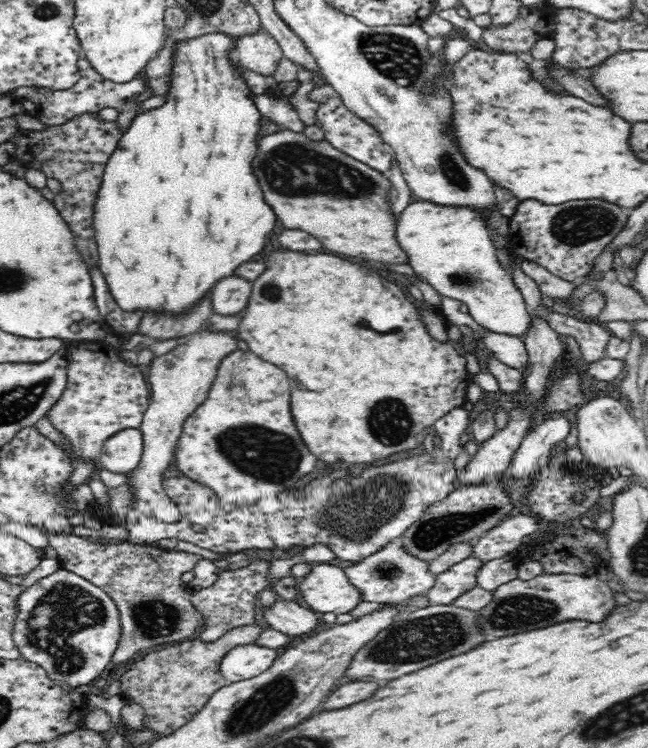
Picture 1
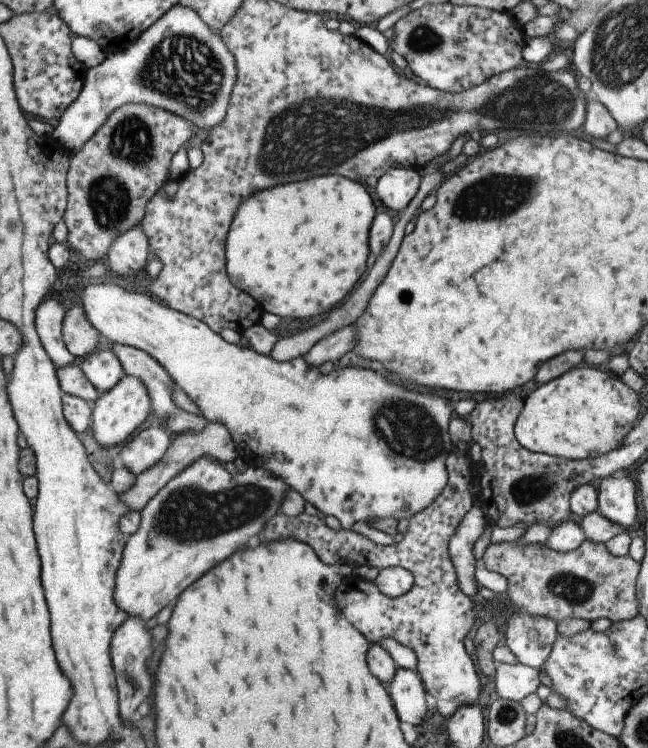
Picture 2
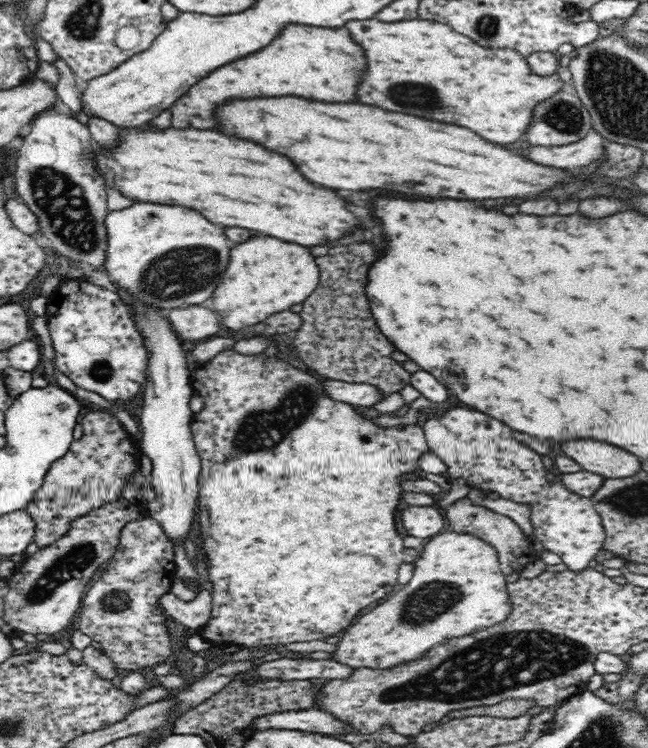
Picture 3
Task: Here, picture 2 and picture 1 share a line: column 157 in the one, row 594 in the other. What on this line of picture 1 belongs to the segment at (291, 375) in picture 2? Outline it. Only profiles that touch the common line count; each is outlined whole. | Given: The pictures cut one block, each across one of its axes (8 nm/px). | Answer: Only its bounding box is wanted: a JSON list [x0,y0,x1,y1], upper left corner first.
[298,563,364,614]

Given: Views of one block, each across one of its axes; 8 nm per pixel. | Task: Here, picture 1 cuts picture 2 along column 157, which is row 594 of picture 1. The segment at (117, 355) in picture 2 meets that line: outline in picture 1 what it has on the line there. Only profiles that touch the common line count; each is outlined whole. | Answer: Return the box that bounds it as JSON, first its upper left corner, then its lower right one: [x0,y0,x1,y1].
[344,539,435,606]

